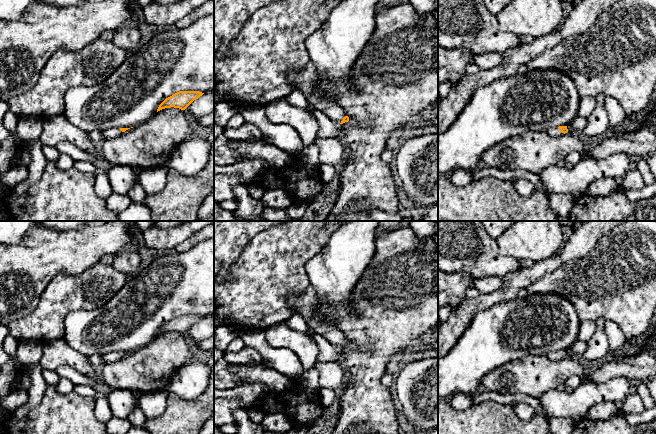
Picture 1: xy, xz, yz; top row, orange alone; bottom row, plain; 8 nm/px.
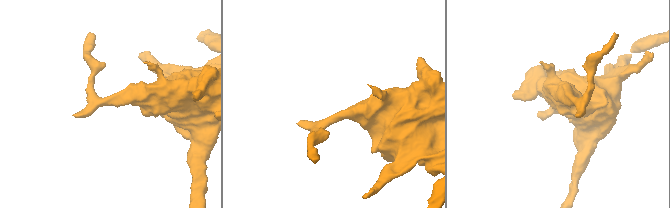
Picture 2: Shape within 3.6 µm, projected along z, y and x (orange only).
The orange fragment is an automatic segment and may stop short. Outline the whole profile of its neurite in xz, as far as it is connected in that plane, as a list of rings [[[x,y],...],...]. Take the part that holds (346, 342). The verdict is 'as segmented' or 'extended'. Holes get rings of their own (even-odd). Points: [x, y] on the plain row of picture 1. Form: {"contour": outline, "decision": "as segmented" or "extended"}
{"contour": [[[310,284],[300,294],[289,295],[287,300],[294,314],[300,314],[310,330],[322,335],[337,348],[349,345],[344,333],[337,327],[328,326],[318,315],[316,308],[316,291]]], "decision": "extended"}

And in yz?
{"contour": [[[559,350],[559,351],[550,352],[547,355],[548,359],[551,361],[559,361],[567,356],[568,356],[567,350]]], "decision": "extended"}

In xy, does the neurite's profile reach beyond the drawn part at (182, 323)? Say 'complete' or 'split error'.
complete

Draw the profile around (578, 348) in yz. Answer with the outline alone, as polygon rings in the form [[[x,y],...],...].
[[[577,340],[570,348],[567,349],[569,357],[581,357],[587,348],[587,342]]]

